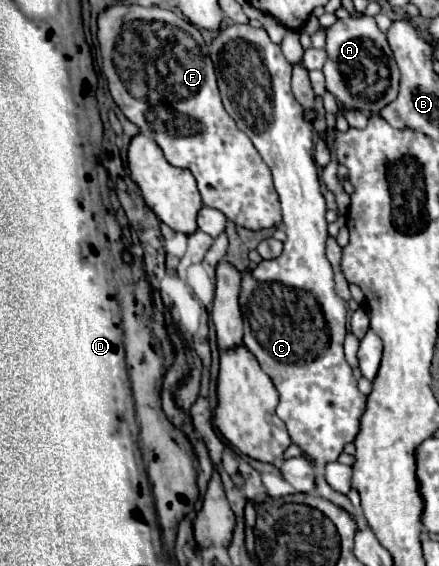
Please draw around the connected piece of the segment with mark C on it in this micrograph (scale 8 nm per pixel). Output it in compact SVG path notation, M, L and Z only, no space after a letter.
M230 24L226 26L224 30L218 32L218 36L212 40L210 44L210 58L214 62L214 68L216 68L216 76L218 76L218 88L220 88L220 94L222 94L222 102L224 102L224 108L226 112L234 118L234 122L238 124L238 128L252 140L254 148L260 152L262 160L268 164L268 168L272 170L272 178L274 178L274 186L276 186L276 192L278 196L282 198L282 216L284 216L284 230L288 234L288 240L284 242L284 252L274 258L274 260L262 260L254 270L250 272L244 272L242 274L242 288L240 288L240 310L242 310L242 318L244 318L244 346L256 356L256 360L260 362L260 368L272 378L278 394L280 394L280 404L276 408L276 414L282 418L282 422L286 424L288 428L288 434L292 438L294 444L298 444L302 448L302 452L306 456L310 456L310 460L316 464L316 468L324 468L326 462L334 462L342 450L344 450L344 444L348 442L354 442L354 436L358 434L358 424L360 424L360 416L364 412L364 406L366 406L366 396L358 390L356 386L356 378L352 374L352 368L348 366L346 358L344 358L344 336L346 336L346 302L336 294L334 290L334 272L332 272L332 266L326 258L326 238L328 238L328 232L326 232L326 204L324 204L324 196L320 192L320 180L318 180L318 168L316 168L316 162L312 158L312 150L314 150L314 144L312 144L312 122L304 118L304 108L296 102L292 90L290 90L290 72L292 72L292 66L286 62L286 58L282 56L282 50L280 46L276 46L270 38L268 38L268 32L262 30L262 28L252 28L250 24Z

